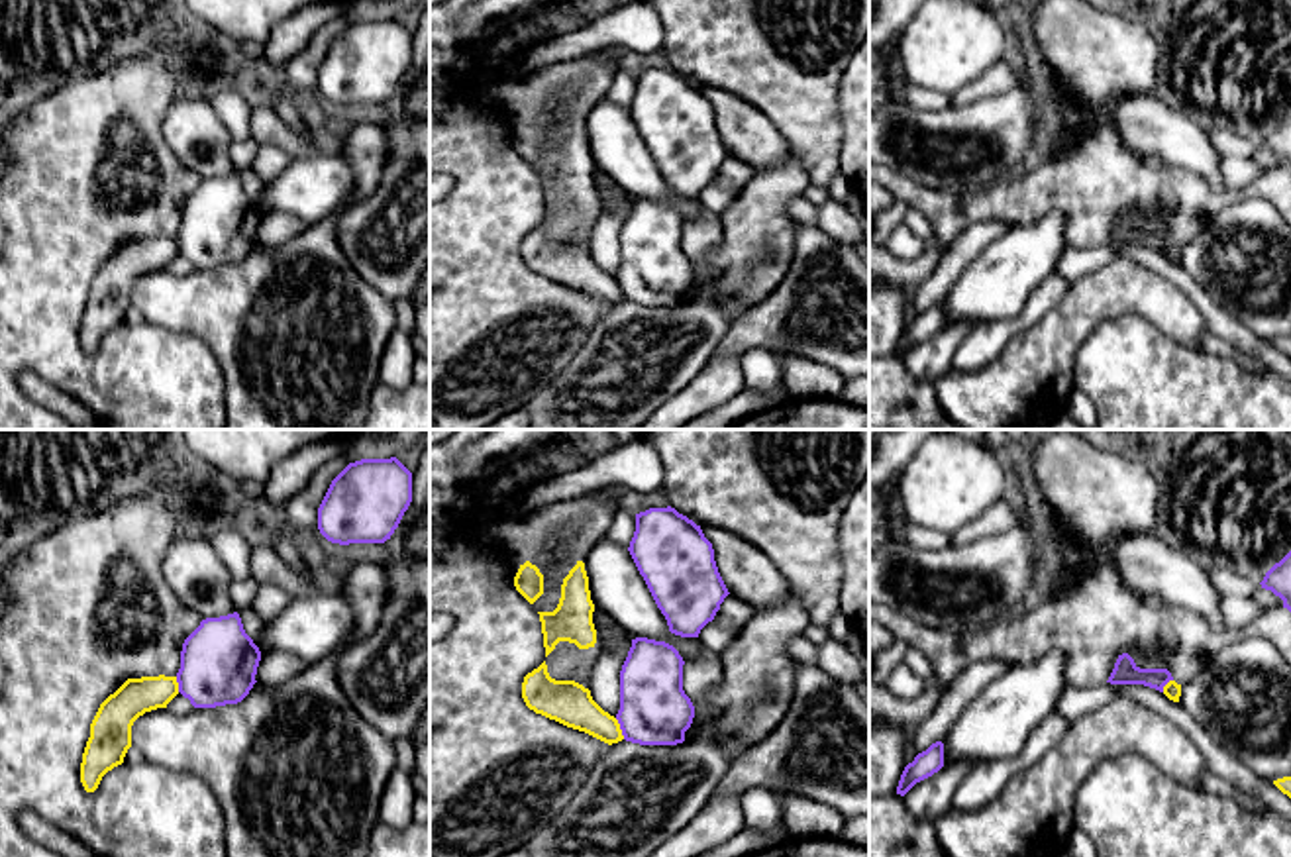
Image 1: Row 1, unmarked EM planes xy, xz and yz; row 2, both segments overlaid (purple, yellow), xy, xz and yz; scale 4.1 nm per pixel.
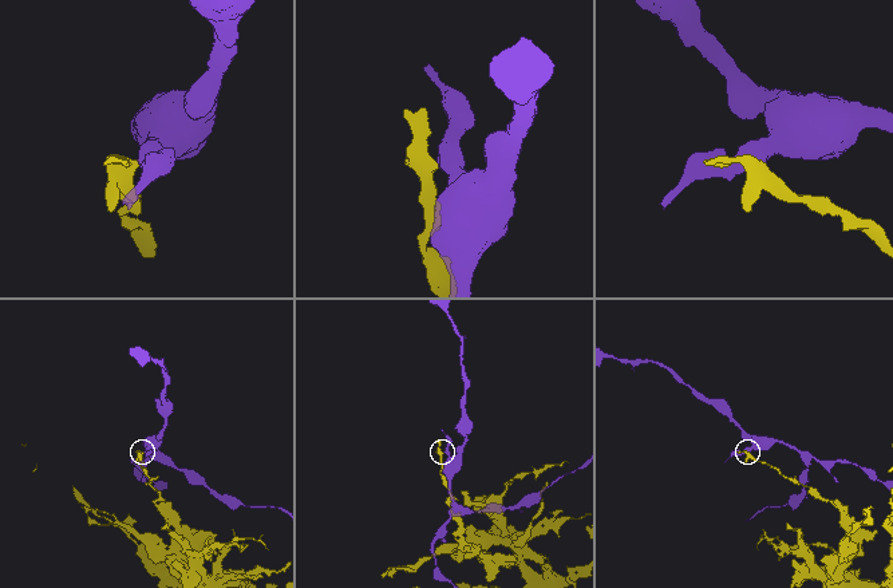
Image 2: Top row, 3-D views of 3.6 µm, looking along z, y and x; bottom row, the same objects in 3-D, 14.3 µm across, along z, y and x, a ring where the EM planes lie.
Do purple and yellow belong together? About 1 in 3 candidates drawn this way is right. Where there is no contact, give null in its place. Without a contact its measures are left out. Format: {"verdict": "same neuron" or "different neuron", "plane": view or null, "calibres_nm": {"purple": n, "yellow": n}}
{"verdict": "different neuron", "plane": "xz", "calibres_nm": {"purple": 280, "yellow": 180}}

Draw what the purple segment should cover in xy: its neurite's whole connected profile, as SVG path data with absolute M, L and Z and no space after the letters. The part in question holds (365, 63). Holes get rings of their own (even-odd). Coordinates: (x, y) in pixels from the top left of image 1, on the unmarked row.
M396 20L349 24L320 69L320 94L339 106L385 104L412 63L412 33Z

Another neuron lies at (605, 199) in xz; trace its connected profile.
M596 167L593 173L593 184L596 190L596 204L593 208L594 214L600 214L600 212L608 210L610 206L616 206L622 212L630 212L632 200L628 196L614 196L606 178L604 178L604 173L598 171Z

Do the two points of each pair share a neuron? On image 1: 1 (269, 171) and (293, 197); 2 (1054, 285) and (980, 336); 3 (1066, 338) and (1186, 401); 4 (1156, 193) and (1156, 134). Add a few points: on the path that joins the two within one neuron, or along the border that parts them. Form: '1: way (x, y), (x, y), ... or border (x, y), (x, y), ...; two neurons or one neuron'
1: border (293, 159), (265, 185); two neurons
2: way (1036, 304), (1017, 324), (999, 332); one neuron
3: border (1119, 318), (1085, 338), (1072, 385); two neurons
4: border (1117, 132), (1135, 153), (1158, 155), (1199, 175); two neurons

